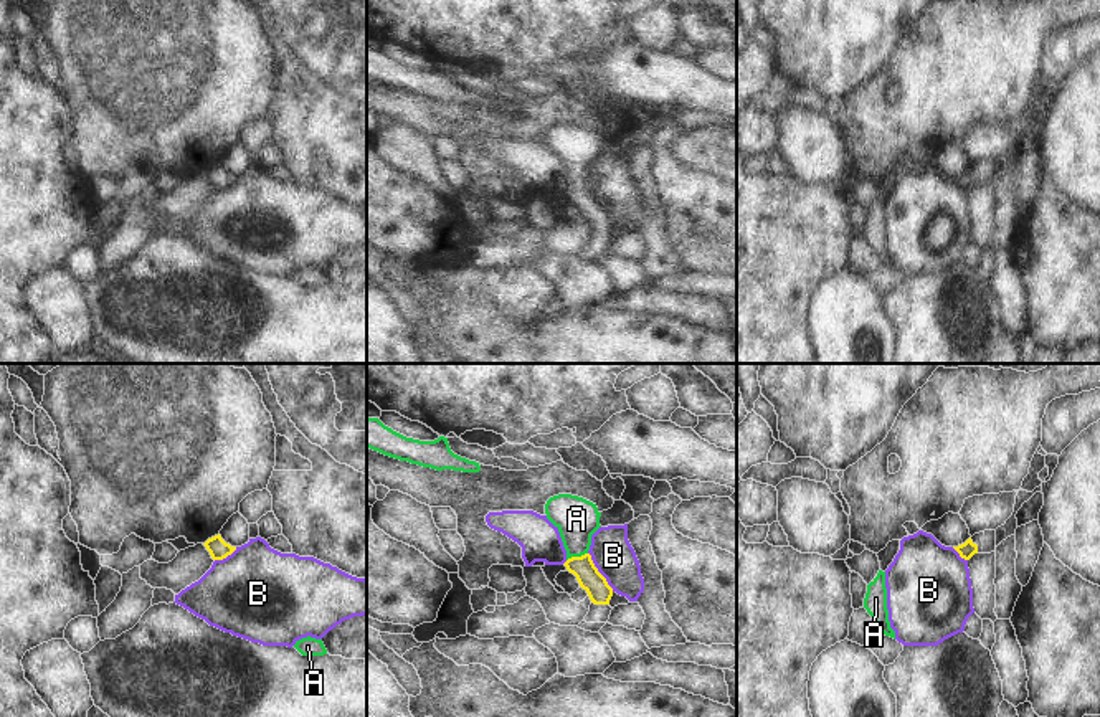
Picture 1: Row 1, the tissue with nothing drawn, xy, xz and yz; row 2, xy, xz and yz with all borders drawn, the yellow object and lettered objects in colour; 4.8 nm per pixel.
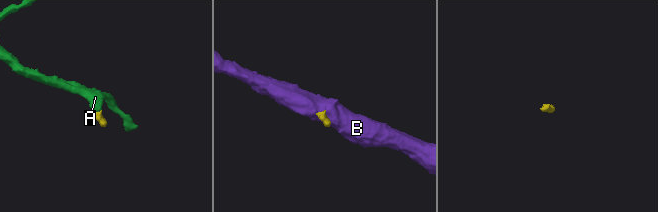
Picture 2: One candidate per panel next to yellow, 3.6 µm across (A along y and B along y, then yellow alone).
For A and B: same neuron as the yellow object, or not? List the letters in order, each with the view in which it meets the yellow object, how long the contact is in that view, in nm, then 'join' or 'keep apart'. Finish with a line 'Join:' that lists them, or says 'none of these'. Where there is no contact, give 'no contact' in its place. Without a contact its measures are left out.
A: xz | 110 nm | join
B: xz | 220 nm | keep apart
Join: A

